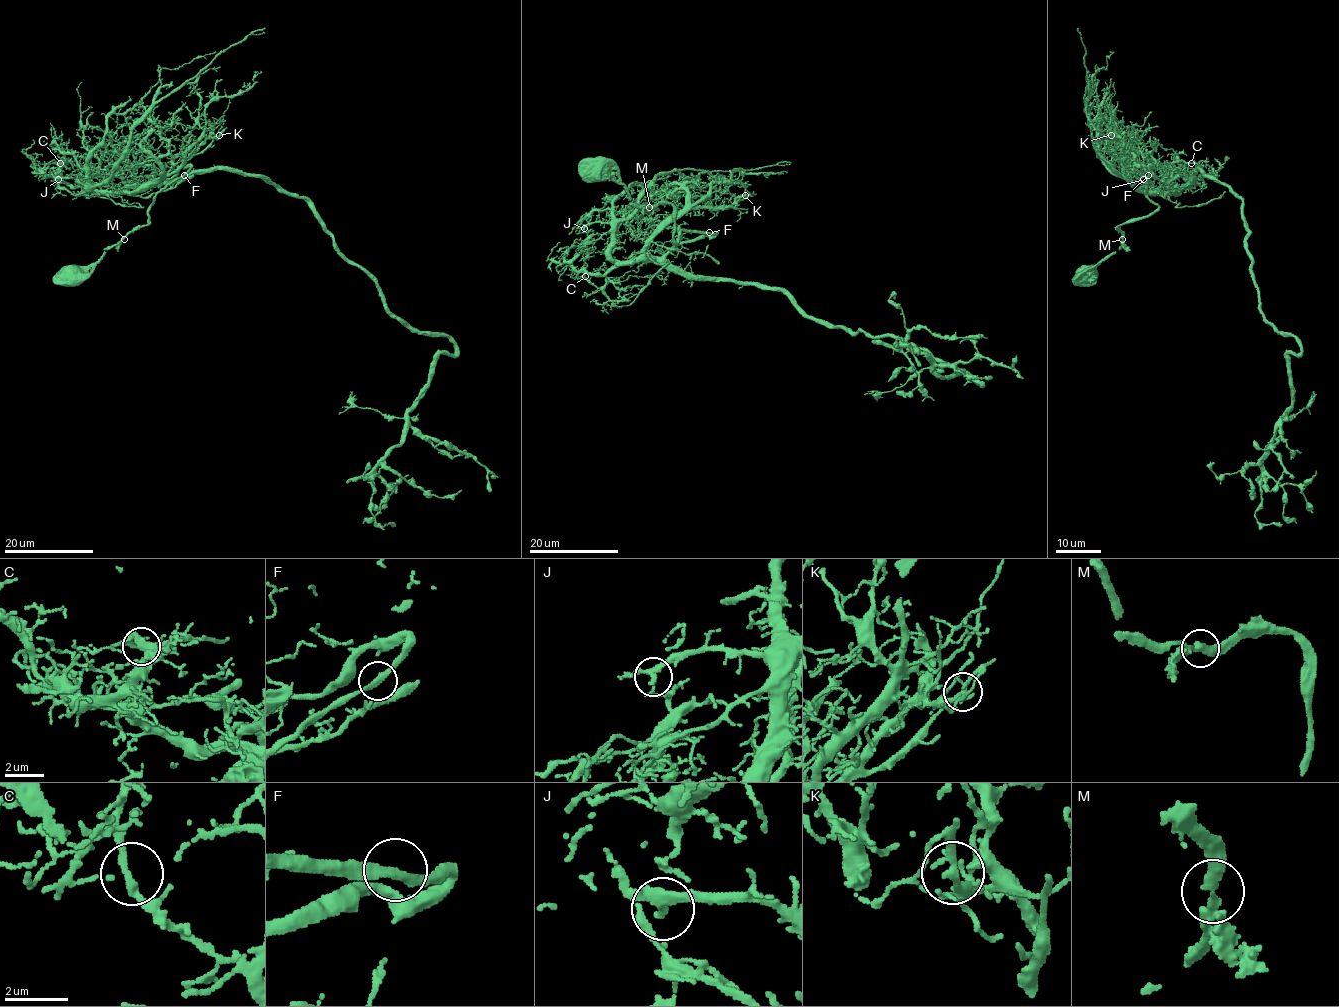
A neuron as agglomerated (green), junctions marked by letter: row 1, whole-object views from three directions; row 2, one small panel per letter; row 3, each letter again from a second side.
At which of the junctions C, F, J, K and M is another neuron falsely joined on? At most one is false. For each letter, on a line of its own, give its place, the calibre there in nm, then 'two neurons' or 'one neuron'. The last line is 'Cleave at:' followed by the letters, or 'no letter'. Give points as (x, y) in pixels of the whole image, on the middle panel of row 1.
C: (585, 276) | 240 nm | one neuron
F: (709, 232) | 300 nm | one neuron
J: (584, 228) | 300 nm | one neuron
K: (745, 195) | 260 nm | one neuron
M: (649, 207) | 280 nm | one neuron
Cleave at: no letter

